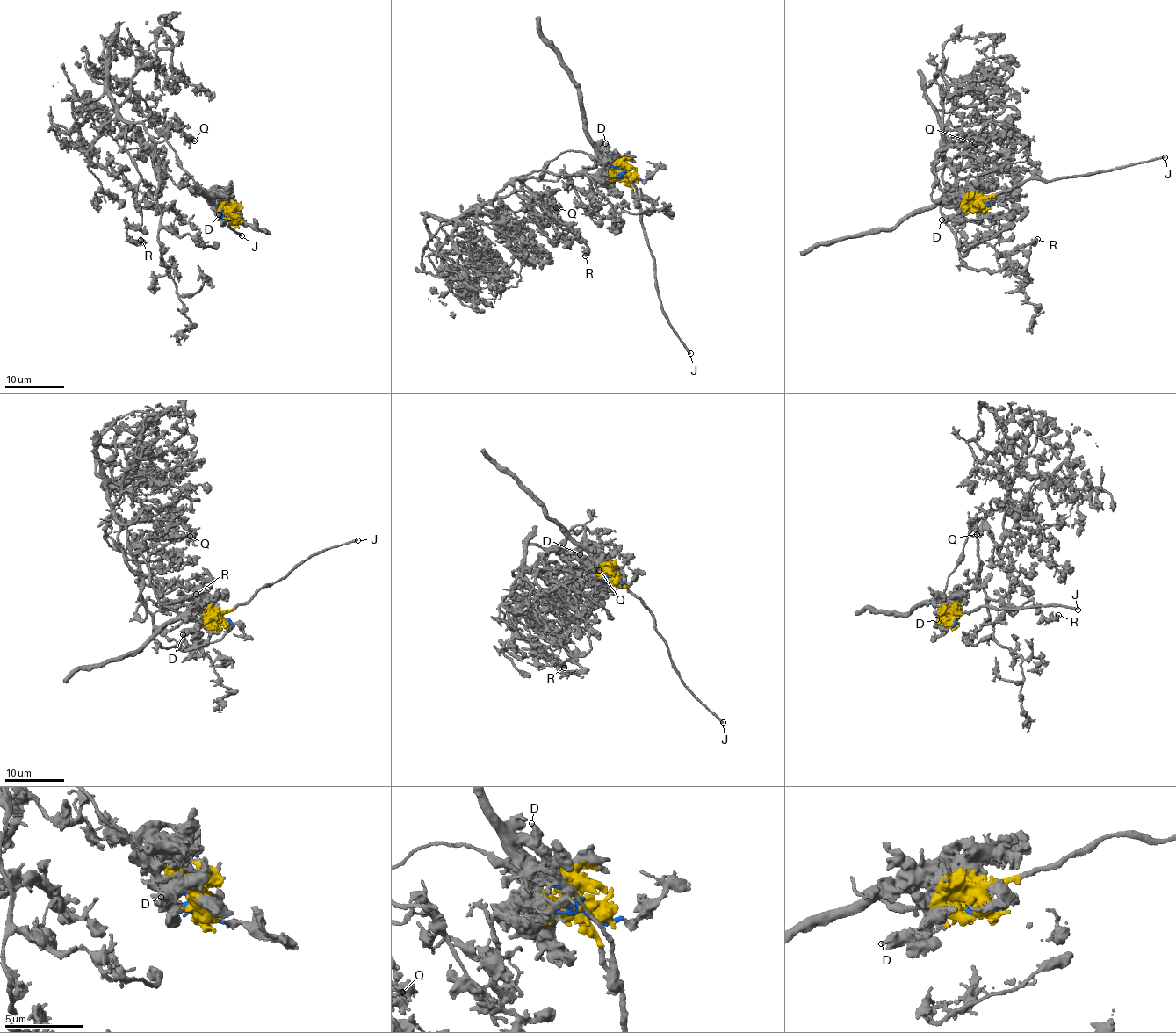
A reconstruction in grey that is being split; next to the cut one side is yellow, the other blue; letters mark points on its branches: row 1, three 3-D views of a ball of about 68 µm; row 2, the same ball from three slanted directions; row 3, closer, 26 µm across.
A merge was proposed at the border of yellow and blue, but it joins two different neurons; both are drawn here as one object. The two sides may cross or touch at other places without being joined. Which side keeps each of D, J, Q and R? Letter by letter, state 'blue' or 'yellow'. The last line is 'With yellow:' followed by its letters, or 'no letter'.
D: yellow
J: yellow
Q: blue
R: blue
With yellow: D, J

